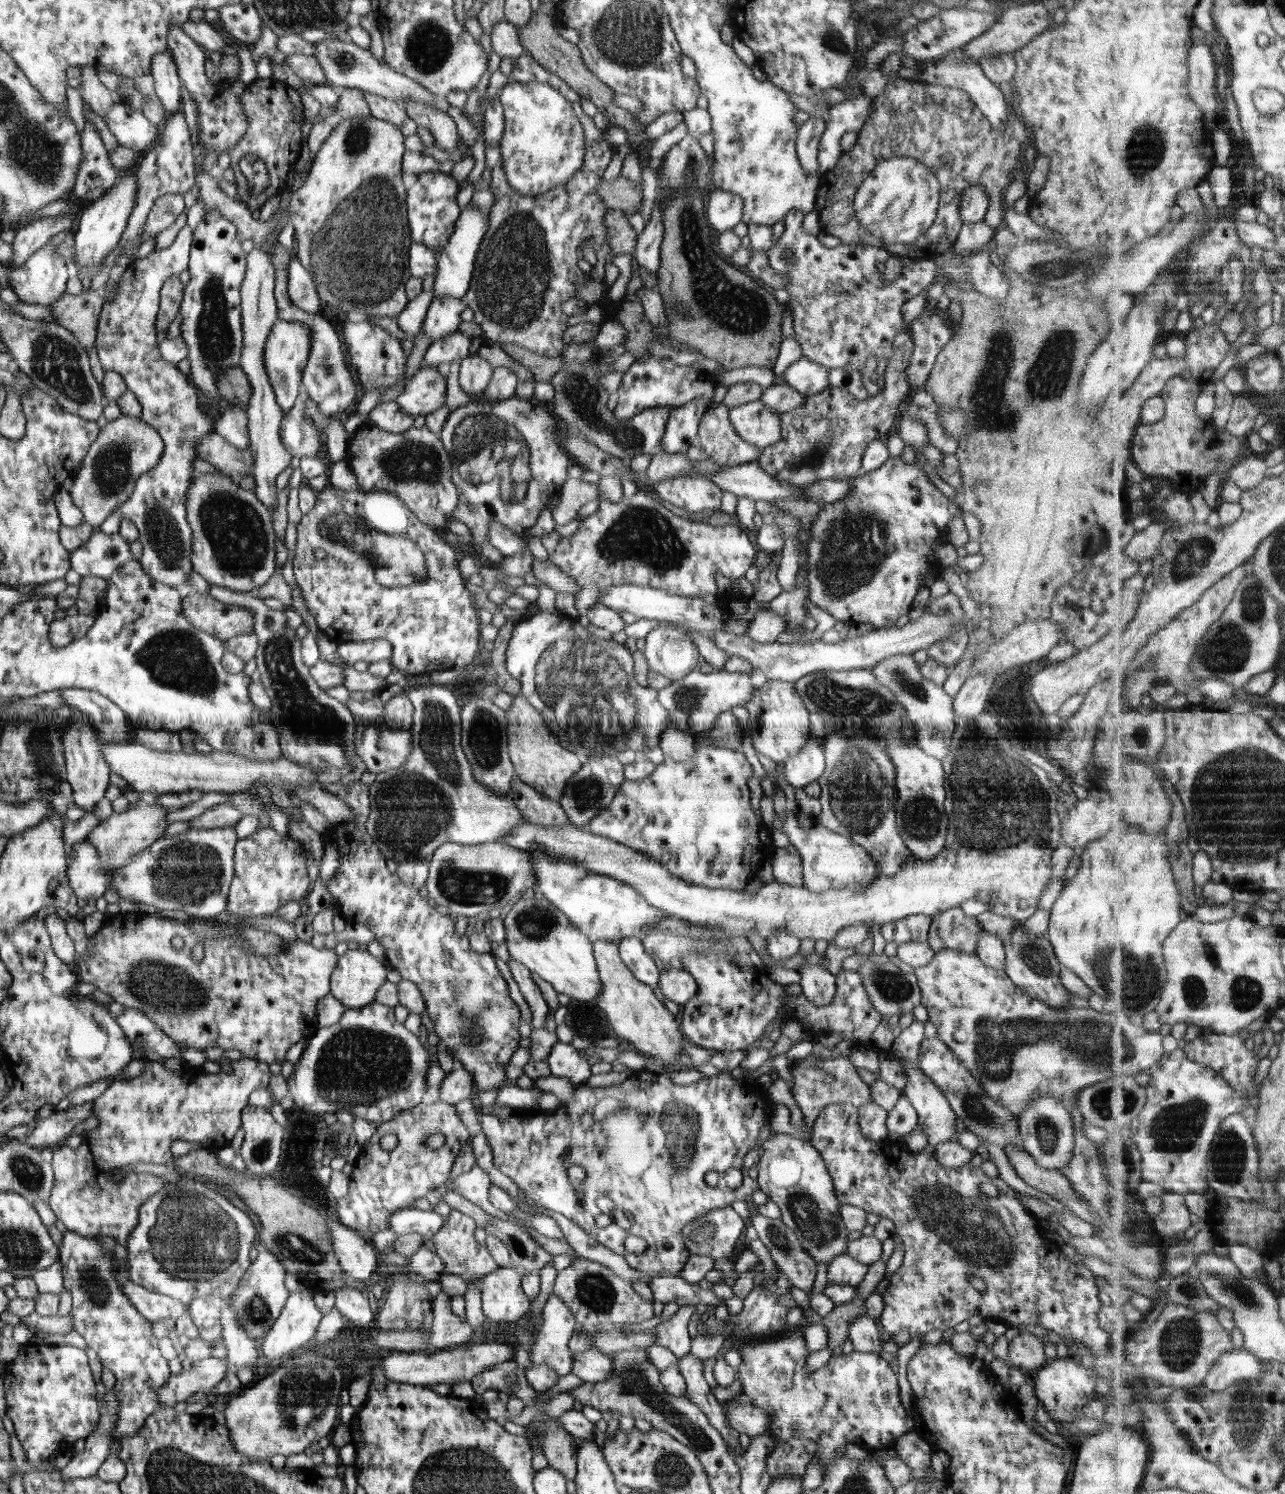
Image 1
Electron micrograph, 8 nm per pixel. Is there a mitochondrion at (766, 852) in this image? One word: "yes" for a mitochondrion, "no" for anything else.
no

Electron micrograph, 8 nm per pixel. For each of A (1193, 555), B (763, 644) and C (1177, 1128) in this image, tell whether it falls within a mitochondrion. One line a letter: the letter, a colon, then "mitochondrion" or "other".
A: mitochondrion
B: other
C: mitochondrion

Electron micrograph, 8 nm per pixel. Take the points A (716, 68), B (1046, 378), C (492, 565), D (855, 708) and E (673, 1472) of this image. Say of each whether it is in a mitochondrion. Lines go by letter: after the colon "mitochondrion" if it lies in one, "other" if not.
A: other
B: mitochondrion
C: other
D: mitochondrion
E: mitochondrion

